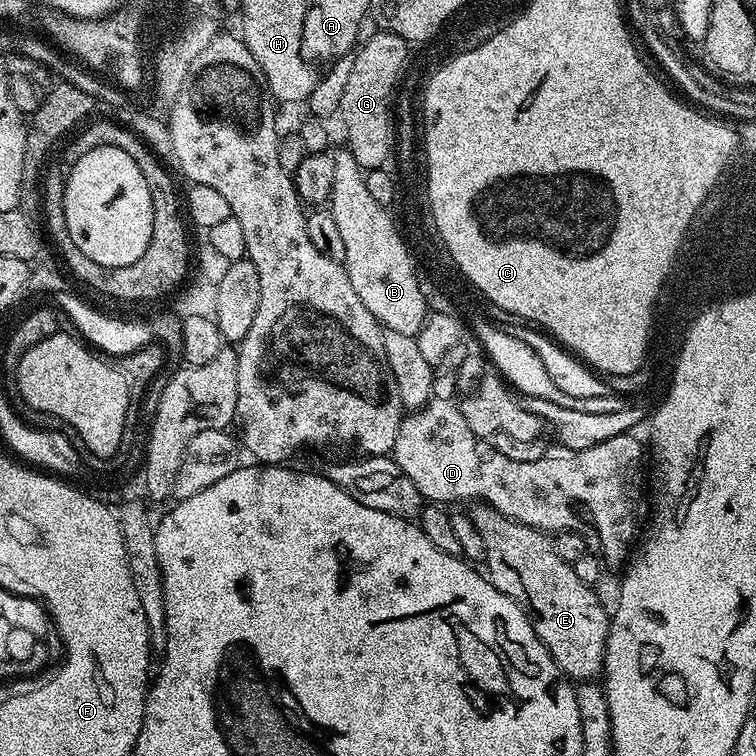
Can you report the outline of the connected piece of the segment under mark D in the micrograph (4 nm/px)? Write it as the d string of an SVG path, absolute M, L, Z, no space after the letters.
M433 398L428 401L426 406L409 411L405 415L404 419L401 420L398 426L398 438L394 438L394 446L390 453L393 460L395 460L398 466L402 466L402 470L406 474L406 478L410 478L410 482L416 491L420 493L421 497L425 501L435 502L437 505L449 506L455 500L468 500L467 502L479 502L481 504L489 504L494 510L498 510L498 514L502 514L506 518L511 520L517 520L522 522L526 526L536 528L538 531L545 534L555 534L562 532L573 527L572 524L572 504L581 504L586 511L589 512L591 523L595 524L598 534L604 540L605 545L609 549L613 548L614 551L620 552L624 548L624 543L627 540L635 541L636 536L636 511L640 508L640 491L645 491L646 488L646 448L644 448L639 439L629 434L622 436L615 436L610 438L606 442L598 442L598 446L590 446L586 450L578 450L577 452L570 451L567 455L562 458L558 458L551 454L545 454L545 456L537 455L535 458L530 460L515 460L514 458L506 458L506 454L499 447L491 448L487 439L480 439L474 434L474 431L470 430L470 427L466 424L466 419L463 418L460 413L460 405L454 399L452 400L439 400L439 398Z

